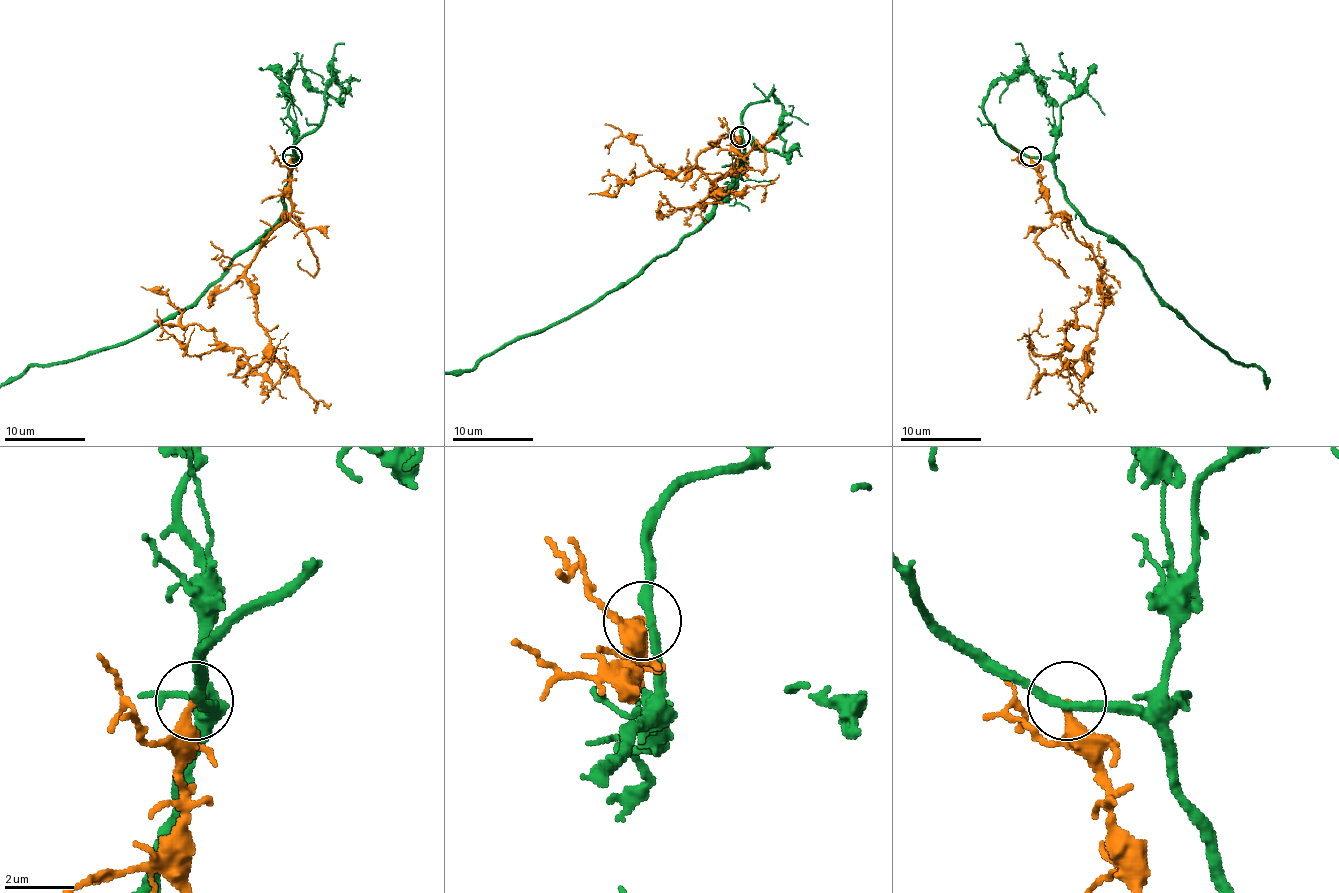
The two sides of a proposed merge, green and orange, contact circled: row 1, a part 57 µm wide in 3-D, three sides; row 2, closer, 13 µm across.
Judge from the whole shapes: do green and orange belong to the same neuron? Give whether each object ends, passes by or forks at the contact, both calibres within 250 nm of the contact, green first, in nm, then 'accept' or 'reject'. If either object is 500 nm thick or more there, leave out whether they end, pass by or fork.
green passes by; orange ends there; 260 nm thick on the green side, 280 nm on the other; reject

